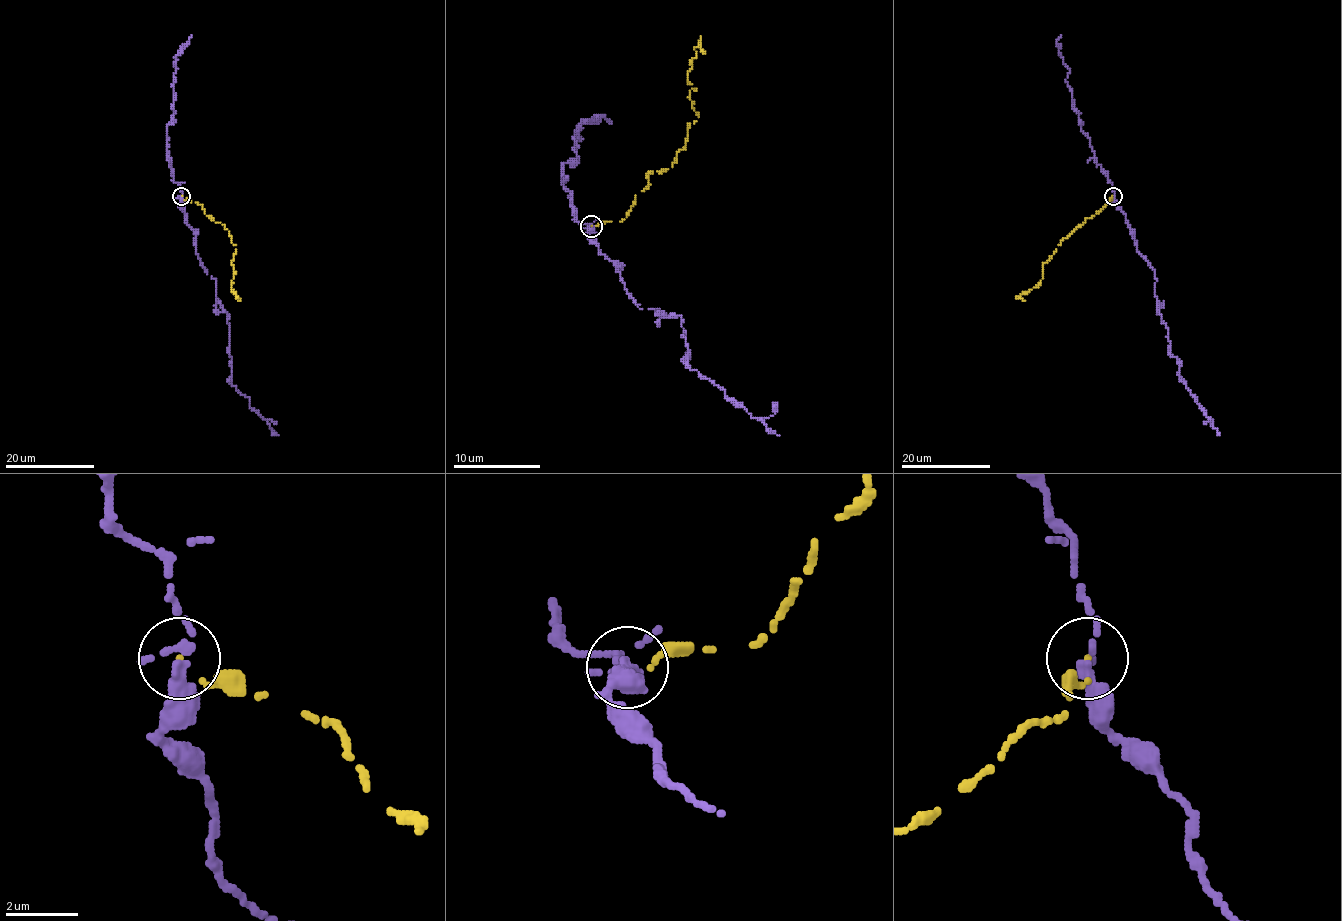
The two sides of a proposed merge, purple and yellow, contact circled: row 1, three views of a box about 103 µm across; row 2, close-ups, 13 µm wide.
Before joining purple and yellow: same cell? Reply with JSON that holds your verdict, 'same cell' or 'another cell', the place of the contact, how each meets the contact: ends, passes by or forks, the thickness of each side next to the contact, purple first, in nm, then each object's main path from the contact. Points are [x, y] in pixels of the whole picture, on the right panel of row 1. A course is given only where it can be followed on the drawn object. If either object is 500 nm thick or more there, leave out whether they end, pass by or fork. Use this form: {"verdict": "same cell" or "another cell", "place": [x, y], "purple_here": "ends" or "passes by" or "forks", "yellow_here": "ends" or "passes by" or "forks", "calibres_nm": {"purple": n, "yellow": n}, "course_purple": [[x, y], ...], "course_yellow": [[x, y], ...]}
{"verdict": "another cell", "place": [1113, 196], "purple_here": "forks", "yellow_here": "ends", "calibres_nm": {"purple": 240, "yellow": 70}, "course_purple": [[1114, 196], [1136, 249], [1155, 272], [1156, 301], [1166, 325], [1169, 354], [1178, 359], [1178, 377], [1220, 434]], "course_yellow": [[1112, 196], [1110, 203], [1061, 241], [1042, 265], [1043, 274], [1039, 284], [1022, 293], [1024, 300]]}

